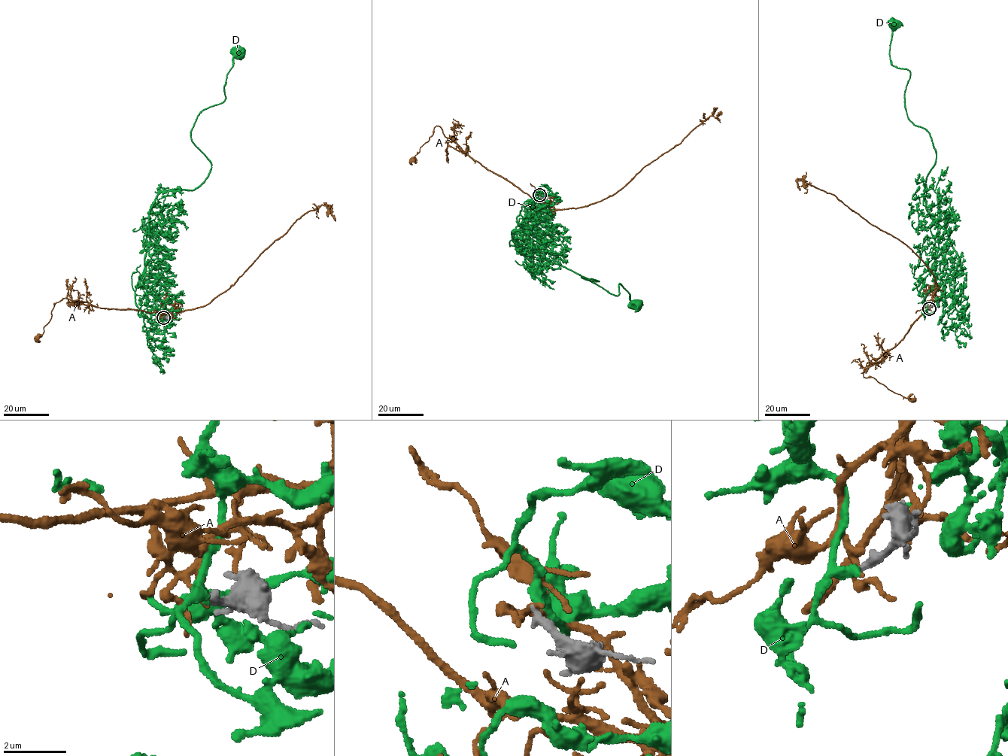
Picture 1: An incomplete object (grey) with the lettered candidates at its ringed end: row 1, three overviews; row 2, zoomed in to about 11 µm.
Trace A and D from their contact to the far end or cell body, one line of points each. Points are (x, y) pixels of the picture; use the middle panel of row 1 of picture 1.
A: (538, 194), (557, 209), (578, 208), (601, 201), (680, 143), (706, 119), (721, 113)
D: (538, 194), (514, 236), (520, 255), (534, 252), (617, 295), (621, 284), (636, 302)

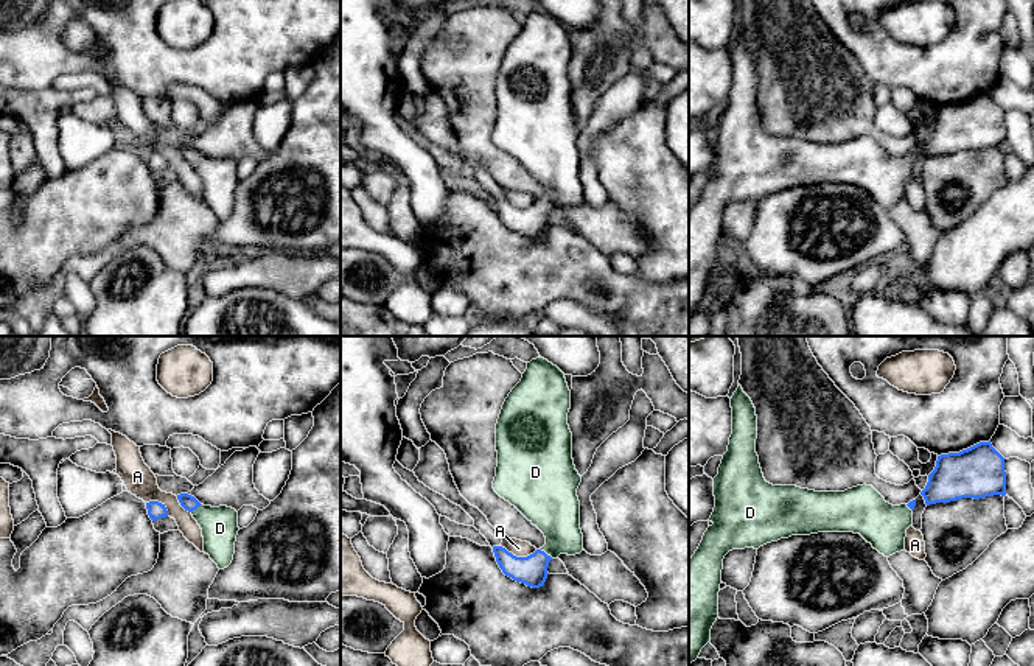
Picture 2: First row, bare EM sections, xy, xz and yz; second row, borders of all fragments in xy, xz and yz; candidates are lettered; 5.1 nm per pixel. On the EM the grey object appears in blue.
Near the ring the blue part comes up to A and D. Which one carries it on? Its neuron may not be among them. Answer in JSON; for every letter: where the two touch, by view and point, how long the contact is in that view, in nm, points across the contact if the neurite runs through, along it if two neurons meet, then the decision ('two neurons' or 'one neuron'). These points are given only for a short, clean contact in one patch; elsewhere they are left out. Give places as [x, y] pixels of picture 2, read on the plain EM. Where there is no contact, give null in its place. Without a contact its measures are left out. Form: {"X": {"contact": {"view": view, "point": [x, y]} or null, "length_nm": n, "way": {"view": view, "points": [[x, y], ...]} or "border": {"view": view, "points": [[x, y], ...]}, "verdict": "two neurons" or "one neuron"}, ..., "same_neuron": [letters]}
{"A": {"contact": {"view": "xz", "point": [518, 209]}, "length_nm": 200, "border": {"view": "xz", "points": [[499, 196], [516, 207], [529, 207], [537, 201]]}, "verdict": "two neurons"}, "D": {"contact": {"view": "xz", "point": [544, 204]}, "length_nm": 90, "way": {"view": "xz", "points": [[532, 221], [544, 204], [552, 196], [552, 157]]}, "verdict": "one neuron"}, "same_neuron": ["D"]}

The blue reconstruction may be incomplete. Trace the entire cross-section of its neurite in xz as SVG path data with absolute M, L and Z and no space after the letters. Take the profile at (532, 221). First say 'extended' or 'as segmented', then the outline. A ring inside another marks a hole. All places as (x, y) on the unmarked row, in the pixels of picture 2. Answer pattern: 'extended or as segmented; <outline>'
extended; M540 8L527 14L521 33L505 50L496 75L498 118L493 140L544 185L546 196L527 209L516 209L502 198L493 198L493 204L505 227L532 240L544 237L552 210L583 202L577 148L582 128L572 110L569 59L571 42L564 25Z

